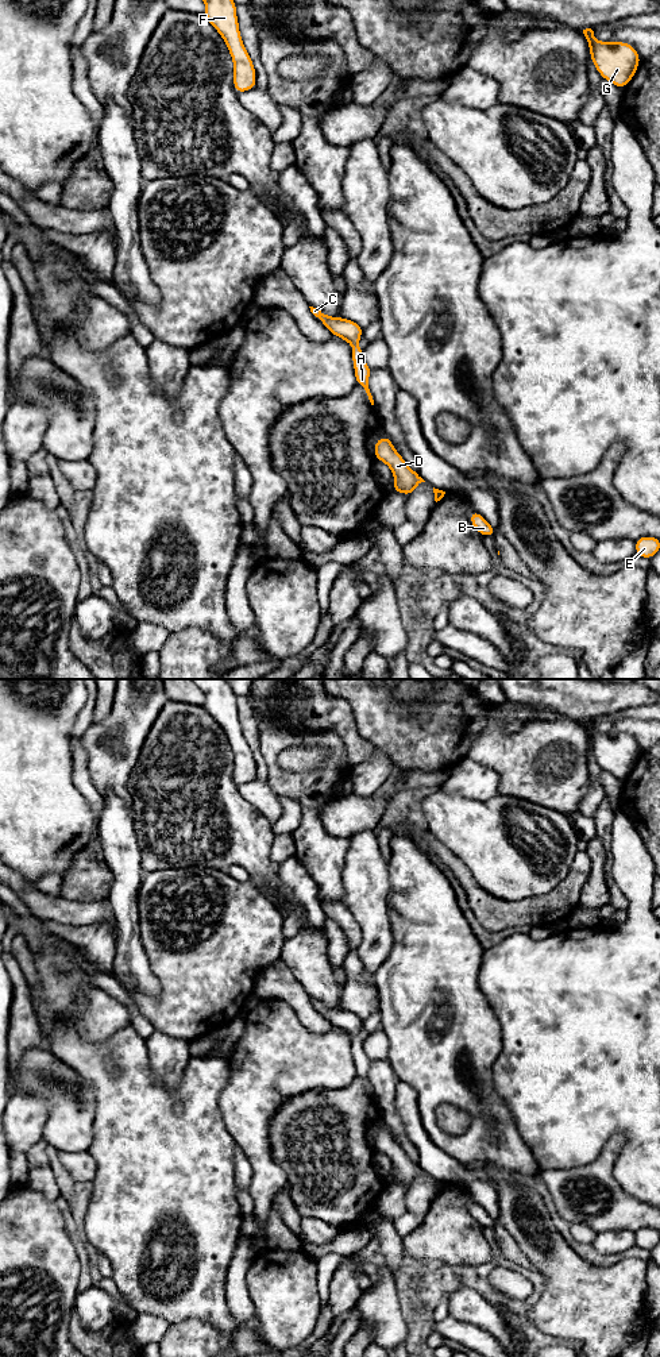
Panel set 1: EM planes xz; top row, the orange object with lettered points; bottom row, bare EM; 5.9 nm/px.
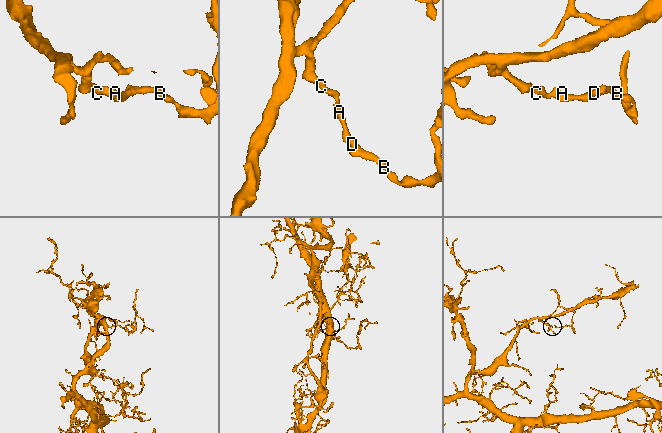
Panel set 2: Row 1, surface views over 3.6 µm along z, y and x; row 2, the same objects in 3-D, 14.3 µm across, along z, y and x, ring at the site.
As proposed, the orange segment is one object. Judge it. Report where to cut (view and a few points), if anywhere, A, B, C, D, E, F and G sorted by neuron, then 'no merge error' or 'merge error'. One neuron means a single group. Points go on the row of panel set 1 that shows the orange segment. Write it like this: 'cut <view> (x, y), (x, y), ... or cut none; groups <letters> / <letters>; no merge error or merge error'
cut none; groups A B C D E F G; no merge error

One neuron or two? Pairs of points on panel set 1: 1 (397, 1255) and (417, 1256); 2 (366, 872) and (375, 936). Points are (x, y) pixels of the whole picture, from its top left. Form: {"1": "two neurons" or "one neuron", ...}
{"1": "two neurons", "2": "one neuron"}

